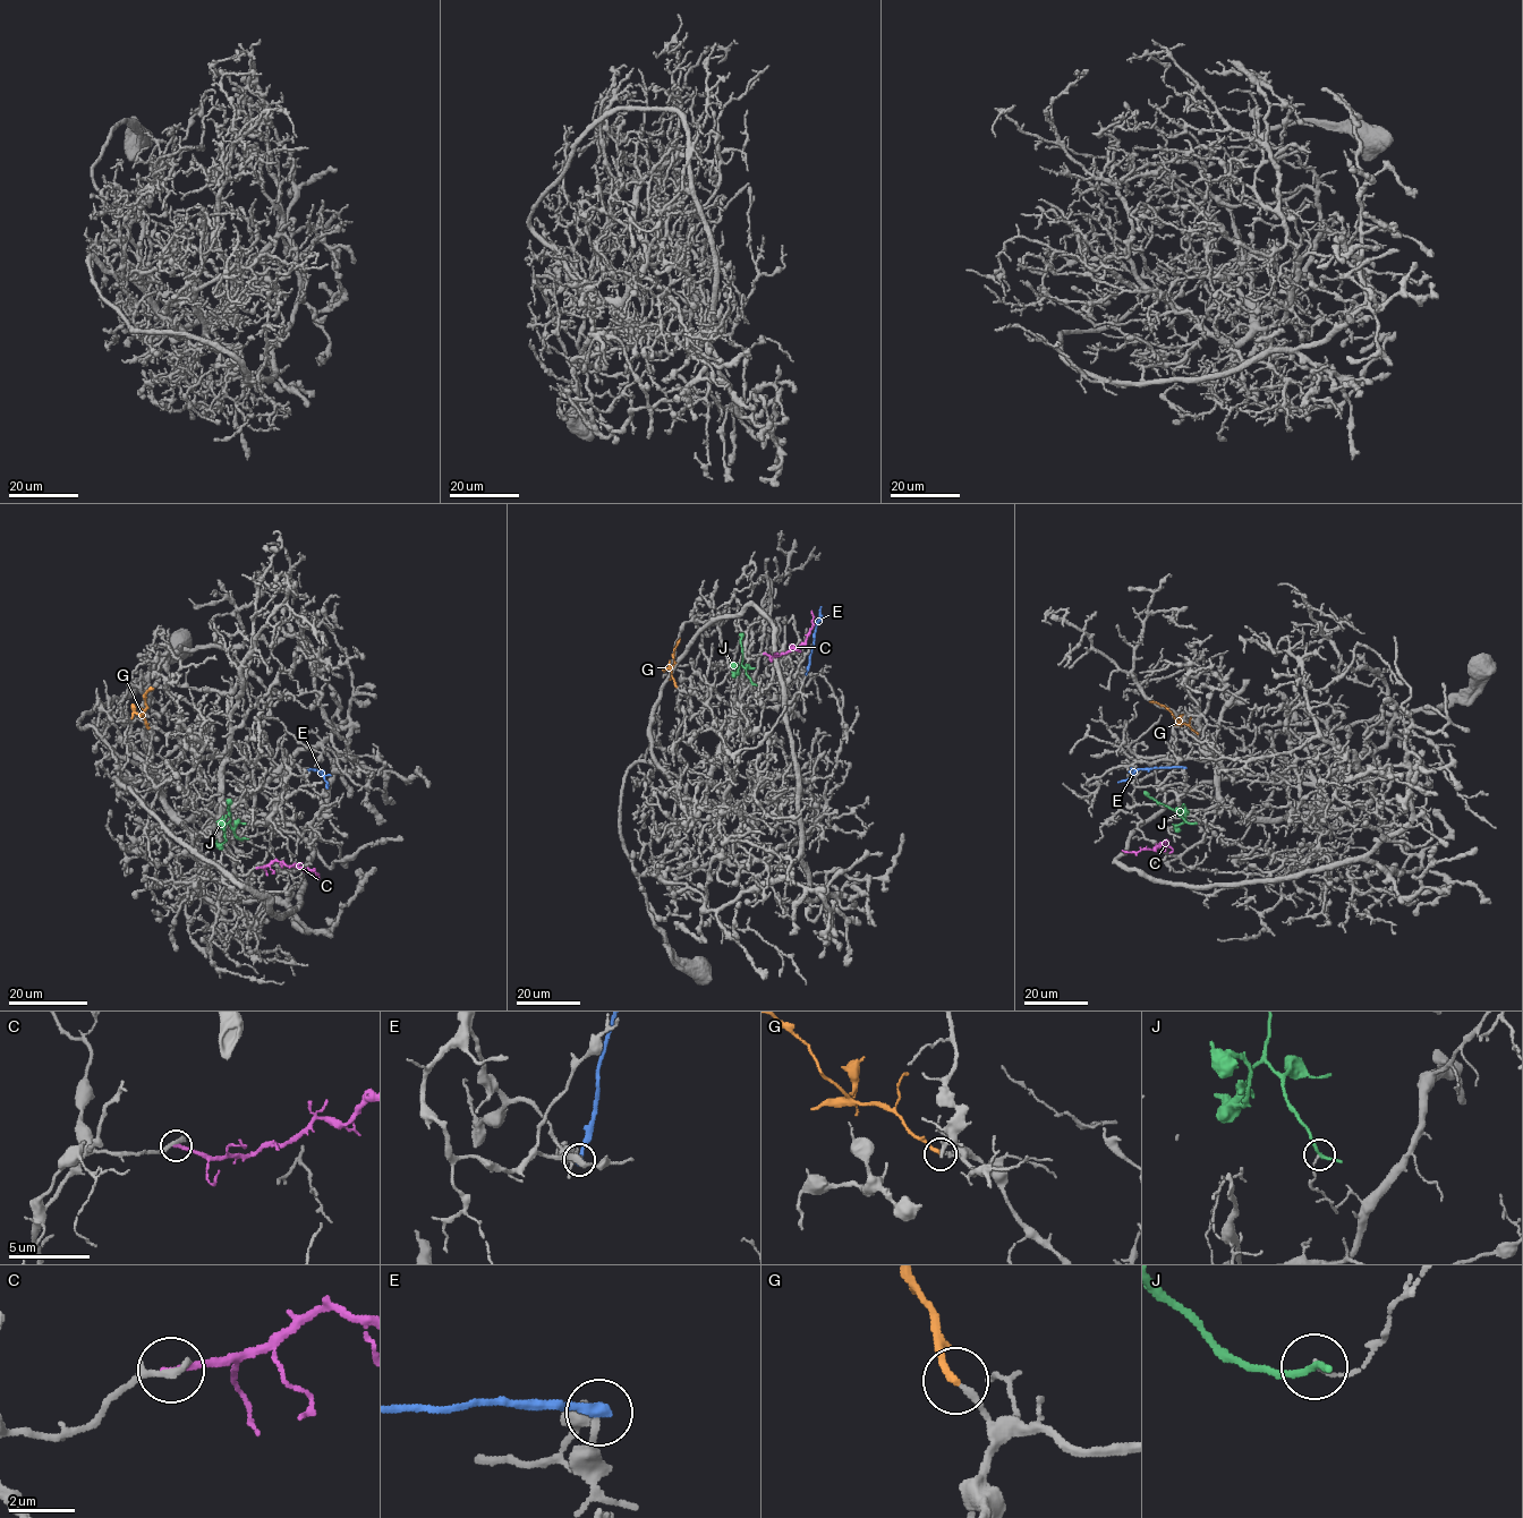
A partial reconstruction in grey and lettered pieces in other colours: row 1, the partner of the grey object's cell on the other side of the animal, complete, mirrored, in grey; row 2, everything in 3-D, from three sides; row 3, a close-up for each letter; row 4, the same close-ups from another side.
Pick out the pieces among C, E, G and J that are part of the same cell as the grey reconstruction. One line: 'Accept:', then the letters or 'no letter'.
Accept: G

